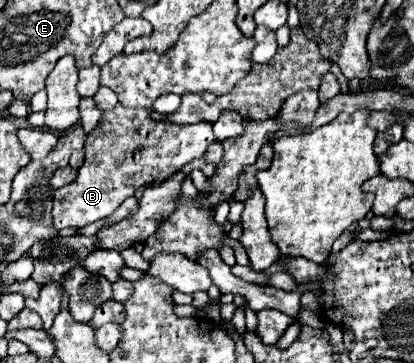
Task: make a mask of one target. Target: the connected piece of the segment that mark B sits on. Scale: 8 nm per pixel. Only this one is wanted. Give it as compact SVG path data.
M118 102L116 108L102 114L98 126L88 134L84 144L86 160L78 170L78 178L54 192L52 216L56 230L68 226L80 228L110 216L126 198L134 196L140 186L164 180L172 170L182 168L194 158L202 158L208 144L214 140L210 122L180 126L154 120L152 108L128 108Z

